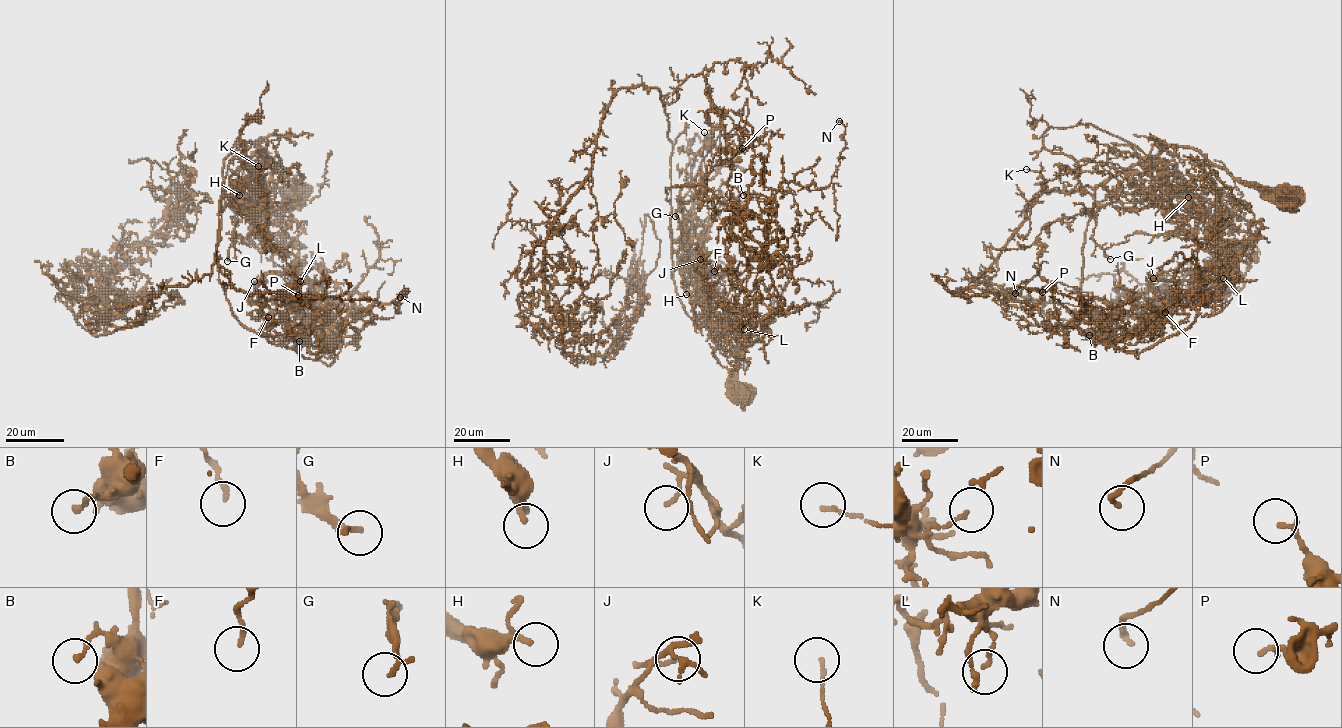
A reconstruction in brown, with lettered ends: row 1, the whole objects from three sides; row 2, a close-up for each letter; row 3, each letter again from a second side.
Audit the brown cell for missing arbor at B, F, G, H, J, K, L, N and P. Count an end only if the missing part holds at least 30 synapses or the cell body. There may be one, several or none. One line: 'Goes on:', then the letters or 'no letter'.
Goes on: no letter

